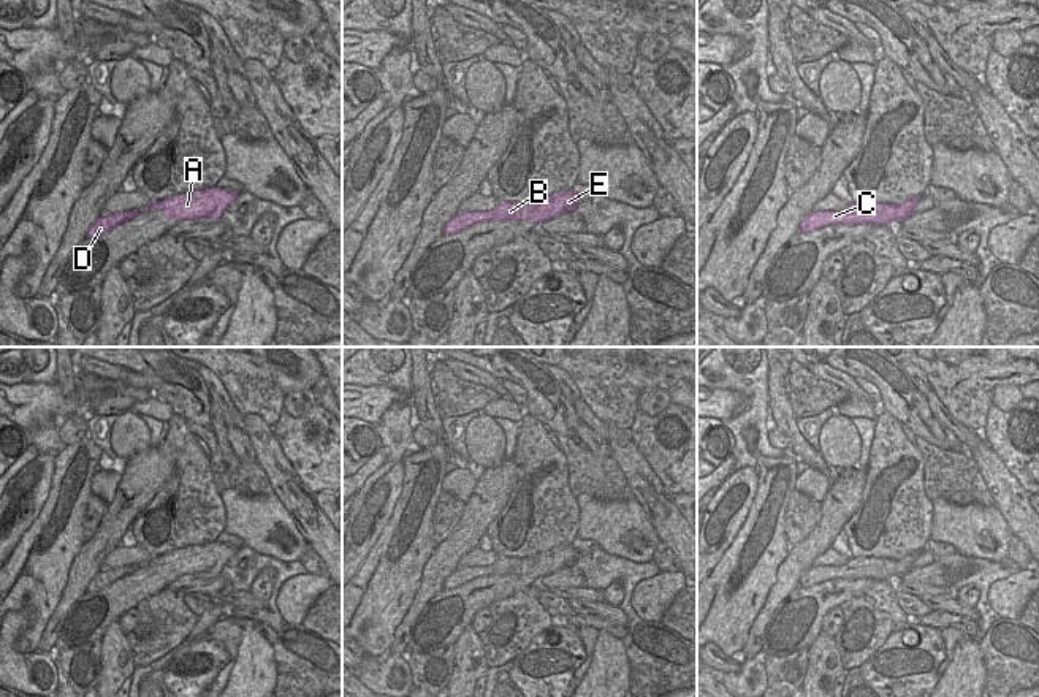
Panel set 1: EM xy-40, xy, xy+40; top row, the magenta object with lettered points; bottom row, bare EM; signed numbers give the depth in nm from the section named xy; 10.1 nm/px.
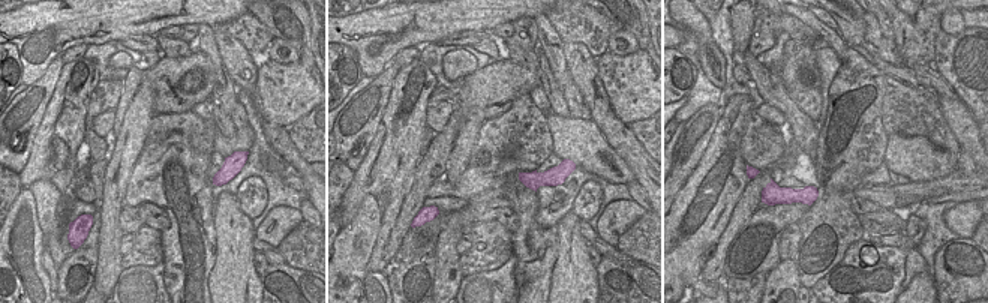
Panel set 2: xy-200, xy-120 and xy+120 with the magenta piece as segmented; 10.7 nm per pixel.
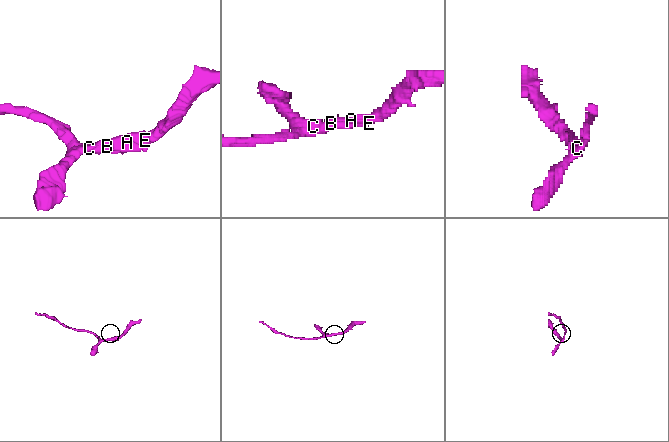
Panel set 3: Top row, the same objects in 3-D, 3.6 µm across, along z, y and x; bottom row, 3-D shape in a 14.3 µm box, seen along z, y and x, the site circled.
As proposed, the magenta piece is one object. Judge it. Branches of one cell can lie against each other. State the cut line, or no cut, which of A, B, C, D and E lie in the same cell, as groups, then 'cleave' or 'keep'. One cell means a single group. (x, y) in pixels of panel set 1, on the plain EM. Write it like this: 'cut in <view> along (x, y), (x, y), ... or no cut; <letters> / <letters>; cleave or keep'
cut in xy along (520, 558), (528, 558), (532, 563), (528, 572); A E / B C D; cleave

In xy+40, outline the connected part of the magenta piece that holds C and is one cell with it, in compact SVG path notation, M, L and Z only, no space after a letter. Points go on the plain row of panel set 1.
M860 556L849 559L844 566L813 566L801 575L798 586L811 588L832 578L884 580L890 573L895 573L895 562L873 556Z

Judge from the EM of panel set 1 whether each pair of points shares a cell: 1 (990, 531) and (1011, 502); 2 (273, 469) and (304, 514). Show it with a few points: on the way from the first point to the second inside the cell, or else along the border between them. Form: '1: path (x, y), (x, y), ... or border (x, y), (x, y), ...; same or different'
1: border (995, 504), (1012, 533); different
2: path (284, 480), (300, 502); same

